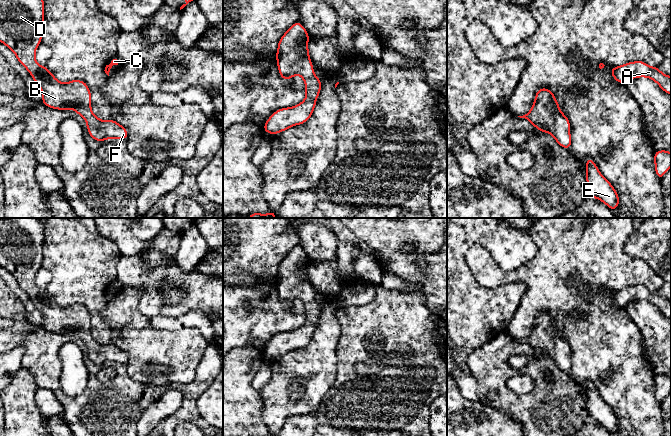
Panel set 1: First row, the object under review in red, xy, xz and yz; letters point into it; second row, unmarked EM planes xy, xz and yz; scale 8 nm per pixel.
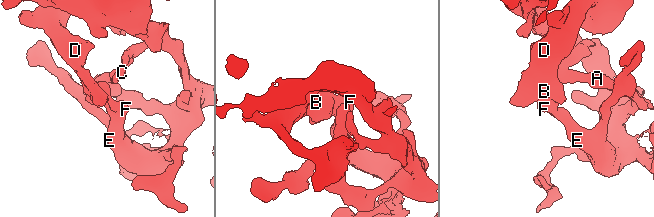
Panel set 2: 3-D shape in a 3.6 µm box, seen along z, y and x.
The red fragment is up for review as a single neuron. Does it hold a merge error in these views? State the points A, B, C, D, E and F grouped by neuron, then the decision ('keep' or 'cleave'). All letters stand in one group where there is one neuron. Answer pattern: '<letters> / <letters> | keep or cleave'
A B C D E F | keep

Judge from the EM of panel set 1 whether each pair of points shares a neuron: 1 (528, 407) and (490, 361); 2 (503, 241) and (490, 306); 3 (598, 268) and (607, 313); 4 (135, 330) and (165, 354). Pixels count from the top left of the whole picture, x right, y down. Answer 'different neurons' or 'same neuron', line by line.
1: same neuron
2: same neuron
3: same neuron
4: same neuron

